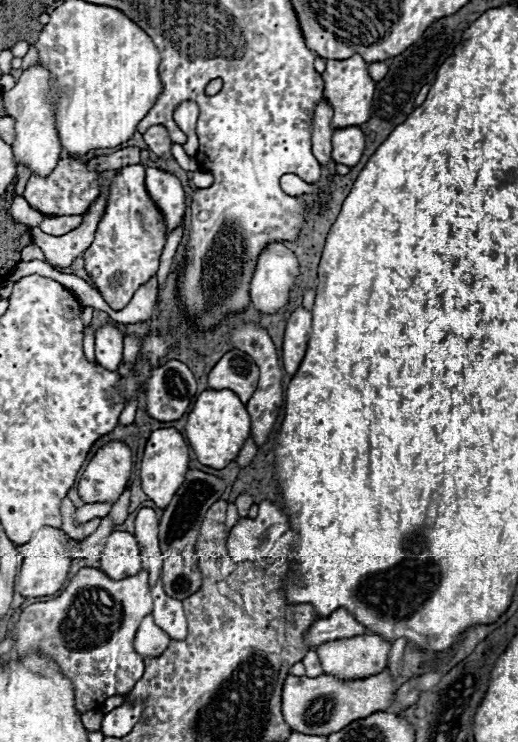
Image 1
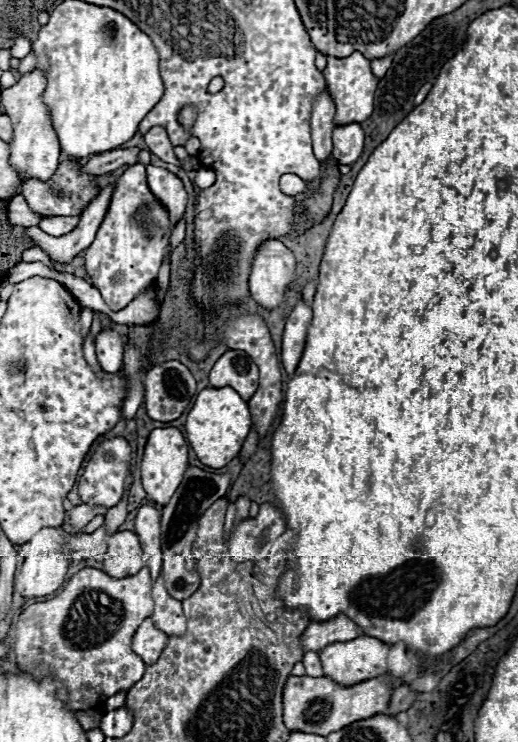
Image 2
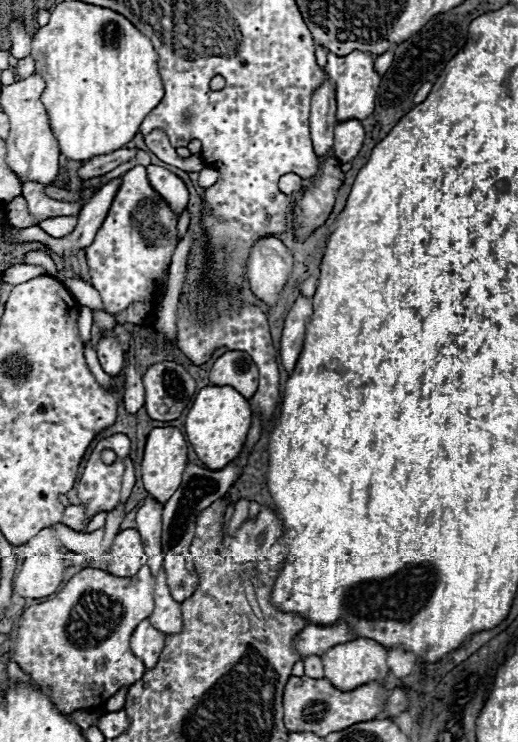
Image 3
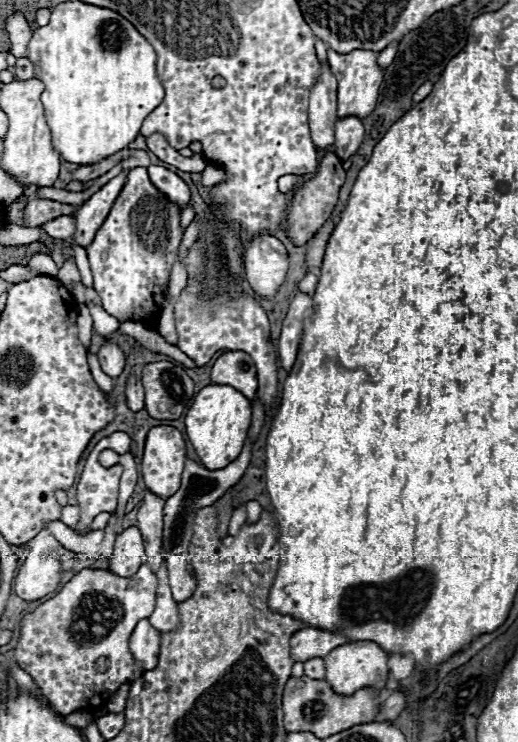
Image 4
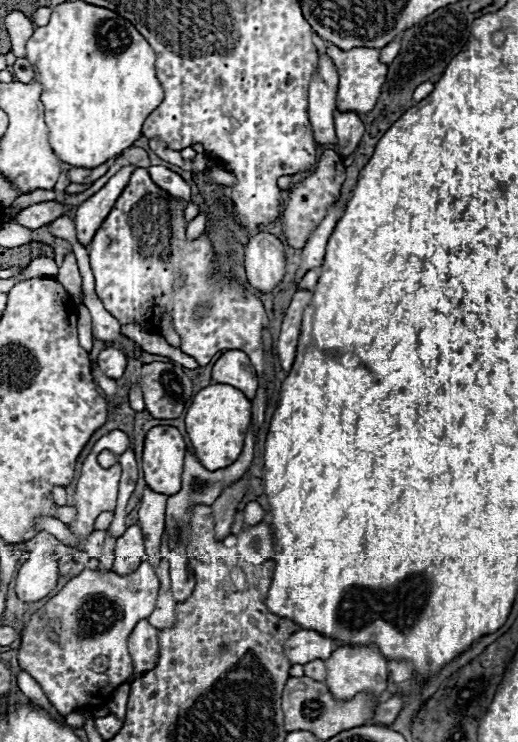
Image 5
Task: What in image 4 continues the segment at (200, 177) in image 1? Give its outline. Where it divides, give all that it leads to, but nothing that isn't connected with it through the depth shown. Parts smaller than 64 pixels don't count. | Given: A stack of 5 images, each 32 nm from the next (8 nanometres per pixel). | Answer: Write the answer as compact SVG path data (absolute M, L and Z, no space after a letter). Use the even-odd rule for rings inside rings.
M208 166L204 172L202 172L202 184L204 186L216 186L220 182L226 182L226 174L216 168L216 166Z

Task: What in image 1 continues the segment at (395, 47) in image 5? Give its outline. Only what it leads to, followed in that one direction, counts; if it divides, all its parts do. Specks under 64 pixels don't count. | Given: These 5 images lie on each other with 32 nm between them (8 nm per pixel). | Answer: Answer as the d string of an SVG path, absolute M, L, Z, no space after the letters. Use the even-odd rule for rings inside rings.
M388 60L372 62L372 64L370 64L370 68L368 68L370 76L372 76L376 82L378 82L378 80L382 80L382 76L386 76L386 70L388 70Z

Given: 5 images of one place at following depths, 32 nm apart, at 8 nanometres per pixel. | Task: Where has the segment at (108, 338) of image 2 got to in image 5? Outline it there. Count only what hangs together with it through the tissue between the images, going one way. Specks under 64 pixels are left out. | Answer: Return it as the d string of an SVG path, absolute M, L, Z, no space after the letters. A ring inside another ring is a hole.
M106 346L98 356L98 368L104 376L118 380L126 370L126 356L116 346Z

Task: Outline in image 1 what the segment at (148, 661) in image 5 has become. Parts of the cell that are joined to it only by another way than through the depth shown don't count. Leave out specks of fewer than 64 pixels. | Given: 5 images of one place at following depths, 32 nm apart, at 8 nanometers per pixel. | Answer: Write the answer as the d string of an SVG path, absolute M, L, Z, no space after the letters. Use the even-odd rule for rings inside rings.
M146 616L136 632L134 638L134 650L142 656L142 658L156 658L166 650L166 644L170 642L170 636L166 632L162 632L152 616Z

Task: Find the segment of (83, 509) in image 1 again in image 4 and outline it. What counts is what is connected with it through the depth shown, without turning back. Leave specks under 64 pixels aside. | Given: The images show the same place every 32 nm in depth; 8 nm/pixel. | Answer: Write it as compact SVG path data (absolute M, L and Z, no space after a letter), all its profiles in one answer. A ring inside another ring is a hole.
M64 506L62 508L62 514L60 514L60 520L66 524L66 526L76 526L78 524L78 508L76 506Z

